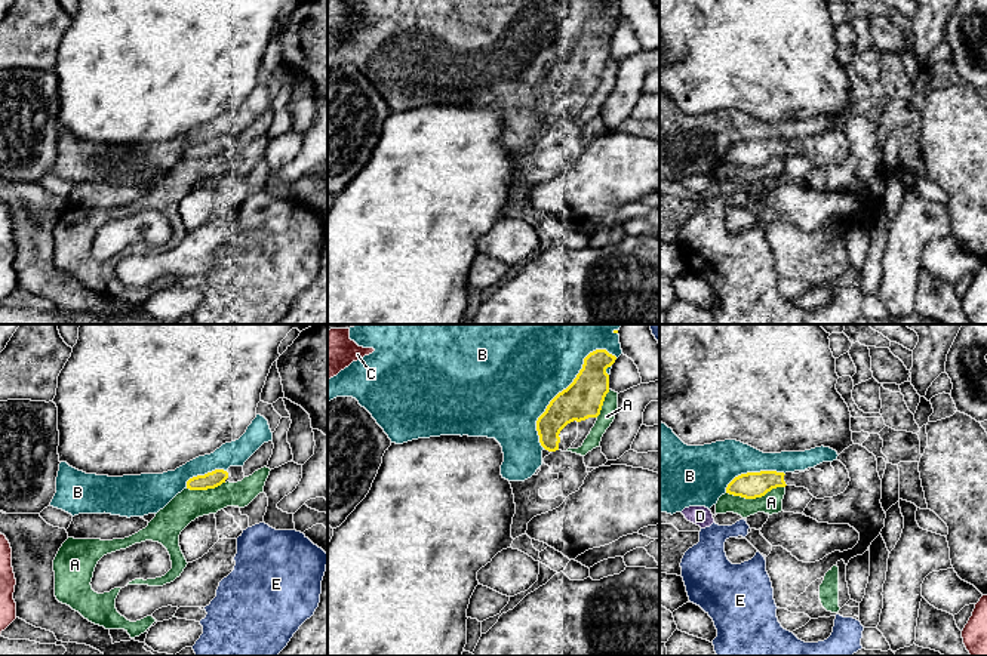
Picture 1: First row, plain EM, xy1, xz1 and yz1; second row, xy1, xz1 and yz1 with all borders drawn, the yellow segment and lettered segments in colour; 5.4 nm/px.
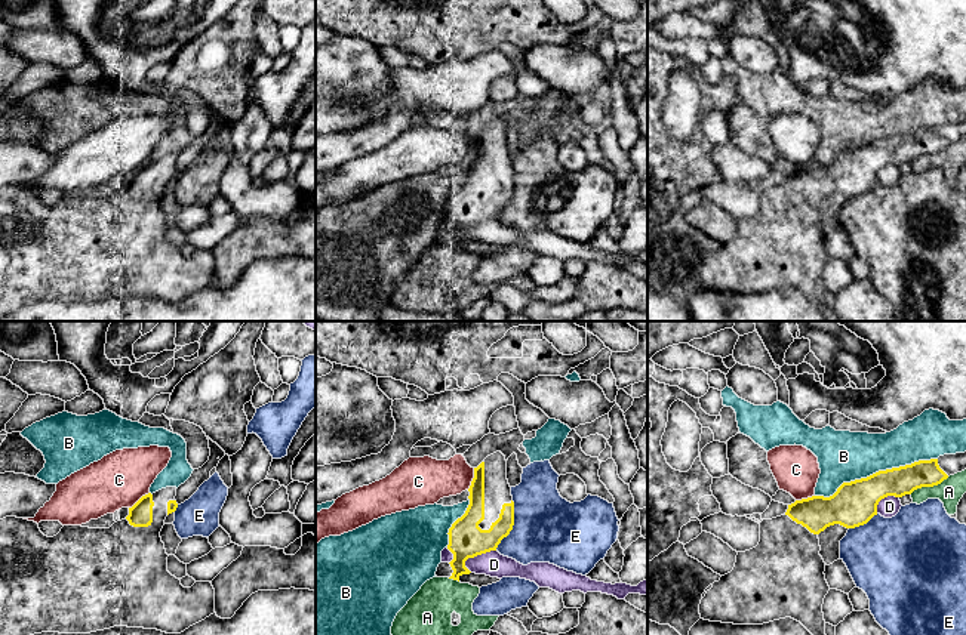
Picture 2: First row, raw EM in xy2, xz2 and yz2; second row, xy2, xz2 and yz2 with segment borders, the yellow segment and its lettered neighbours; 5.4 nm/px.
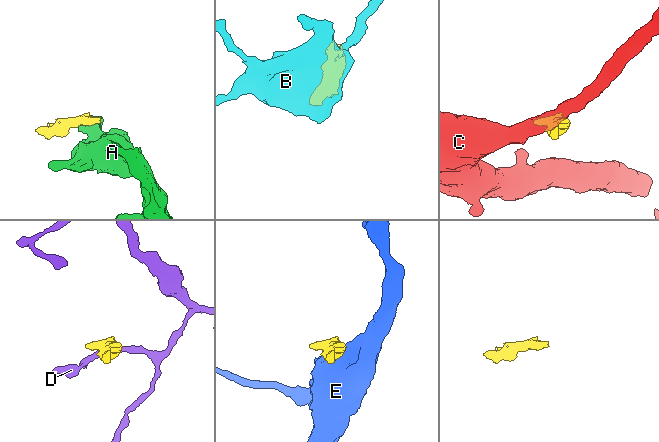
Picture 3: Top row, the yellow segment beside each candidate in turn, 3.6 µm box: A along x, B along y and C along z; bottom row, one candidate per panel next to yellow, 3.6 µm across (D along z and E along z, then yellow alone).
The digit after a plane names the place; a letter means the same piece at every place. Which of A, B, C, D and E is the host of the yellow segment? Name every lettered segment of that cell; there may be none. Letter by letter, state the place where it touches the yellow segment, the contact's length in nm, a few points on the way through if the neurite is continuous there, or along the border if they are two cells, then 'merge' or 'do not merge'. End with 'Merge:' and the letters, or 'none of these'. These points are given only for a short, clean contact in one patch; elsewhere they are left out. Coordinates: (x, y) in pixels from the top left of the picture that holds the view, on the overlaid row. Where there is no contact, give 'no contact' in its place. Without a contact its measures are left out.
A: contact yz1 (755, 498); length 320 nm; do not merge
B: contact xz1 (559, 393); length 650 nm; do not merge
C: contact xz2 (473, 478); length 130 nm; do not merge
D: contact xz2 (477, 554); length 200 nm; do not merge
E: contact xz2 (513, 524); length 280 nm; do not merge
Merge: none of these

